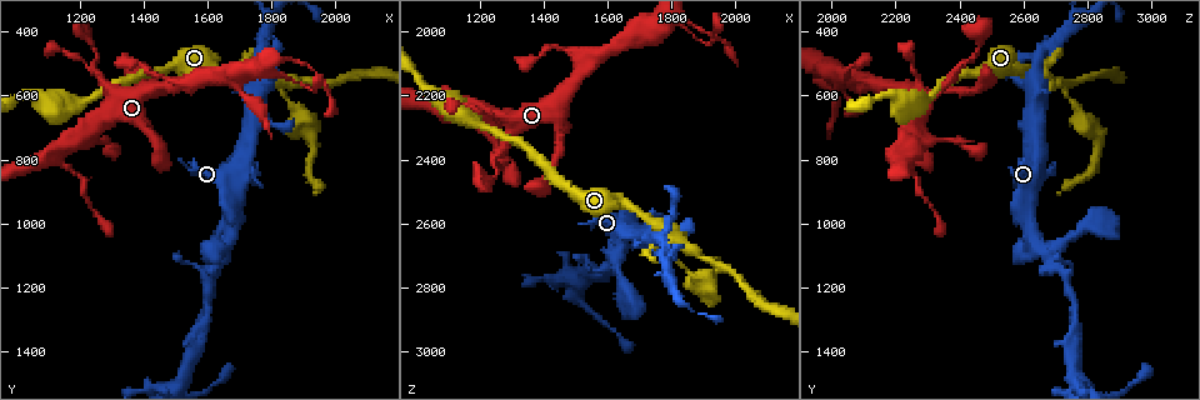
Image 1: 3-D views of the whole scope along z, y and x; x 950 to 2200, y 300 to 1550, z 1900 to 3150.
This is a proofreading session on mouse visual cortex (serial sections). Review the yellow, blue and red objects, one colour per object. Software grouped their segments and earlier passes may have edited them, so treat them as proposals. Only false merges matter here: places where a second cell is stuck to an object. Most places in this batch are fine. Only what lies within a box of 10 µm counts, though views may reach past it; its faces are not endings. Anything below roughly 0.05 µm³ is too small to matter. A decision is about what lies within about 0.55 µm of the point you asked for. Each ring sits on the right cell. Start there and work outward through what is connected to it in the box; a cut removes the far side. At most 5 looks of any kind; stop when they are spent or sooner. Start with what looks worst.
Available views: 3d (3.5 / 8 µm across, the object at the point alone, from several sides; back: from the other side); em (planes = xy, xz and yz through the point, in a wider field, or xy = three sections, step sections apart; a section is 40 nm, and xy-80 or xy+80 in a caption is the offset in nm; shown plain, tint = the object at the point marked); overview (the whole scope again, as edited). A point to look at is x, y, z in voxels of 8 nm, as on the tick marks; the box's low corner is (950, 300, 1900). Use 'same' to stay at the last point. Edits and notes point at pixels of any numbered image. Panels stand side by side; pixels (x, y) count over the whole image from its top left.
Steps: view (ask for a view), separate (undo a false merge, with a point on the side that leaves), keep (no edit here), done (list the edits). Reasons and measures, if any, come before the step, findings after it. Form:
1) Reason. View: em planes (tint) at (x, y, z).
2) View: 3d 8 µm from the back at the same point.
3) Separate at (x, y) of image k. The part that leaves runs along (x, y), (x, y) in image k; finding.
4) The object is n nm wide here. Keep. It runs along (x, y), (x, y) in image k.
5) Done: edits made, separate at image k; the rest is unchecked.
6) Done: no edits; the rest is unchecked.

Calibre changes. View: em xy step 5 (tint) at (1220, 420, 2460).

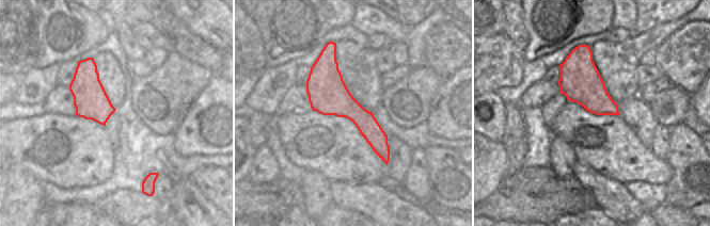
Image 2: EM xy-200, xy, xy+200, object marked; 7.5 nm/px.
See where the arms go. View: 3d 3.5 µm from the back at the same point.

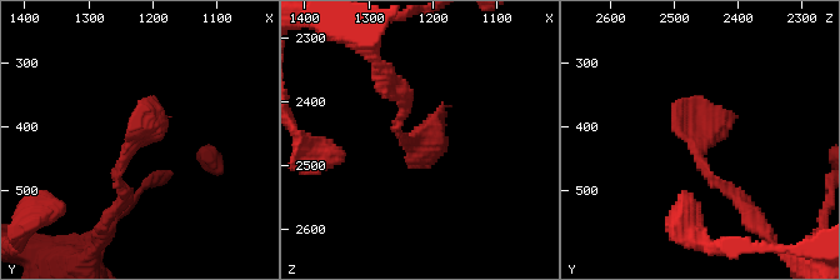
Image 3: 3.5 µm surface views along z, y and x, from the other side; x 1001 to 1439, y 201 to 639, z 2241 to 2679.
Keep. It runs along (733, 195), (704, 169), (704, 141), (675, 103) in image 3; all the same cell.

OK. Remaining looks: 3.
Three-way junction. View: 3d 3.5 µm at (1800, 550, 2660).

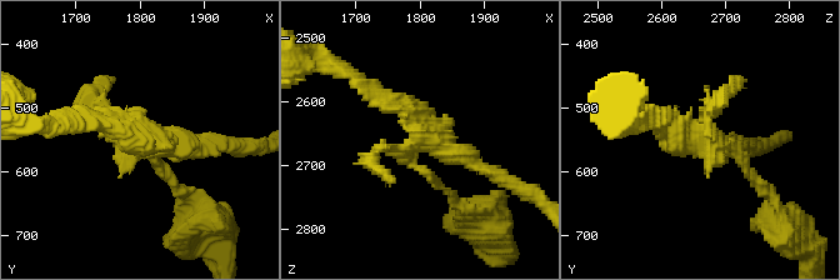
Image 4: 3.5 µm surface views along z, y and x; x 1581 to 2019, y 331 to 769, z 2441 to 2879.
Shape alone is not enough. View: em planes (tint) at (1805, 550, 2655).

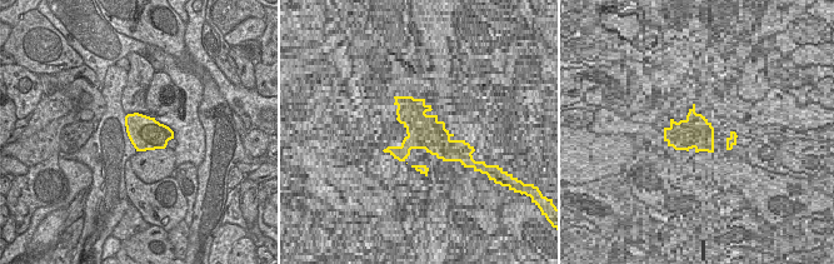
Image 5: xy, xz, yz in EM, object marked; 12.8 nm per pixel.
The object is 440 nm wide here. Keep. It runs along (369, 90), (415, 115), (411, 160), (445, 189) in image 4; all the same cell.

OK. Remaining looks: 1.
Done: no edits; the rest is unchecked.

